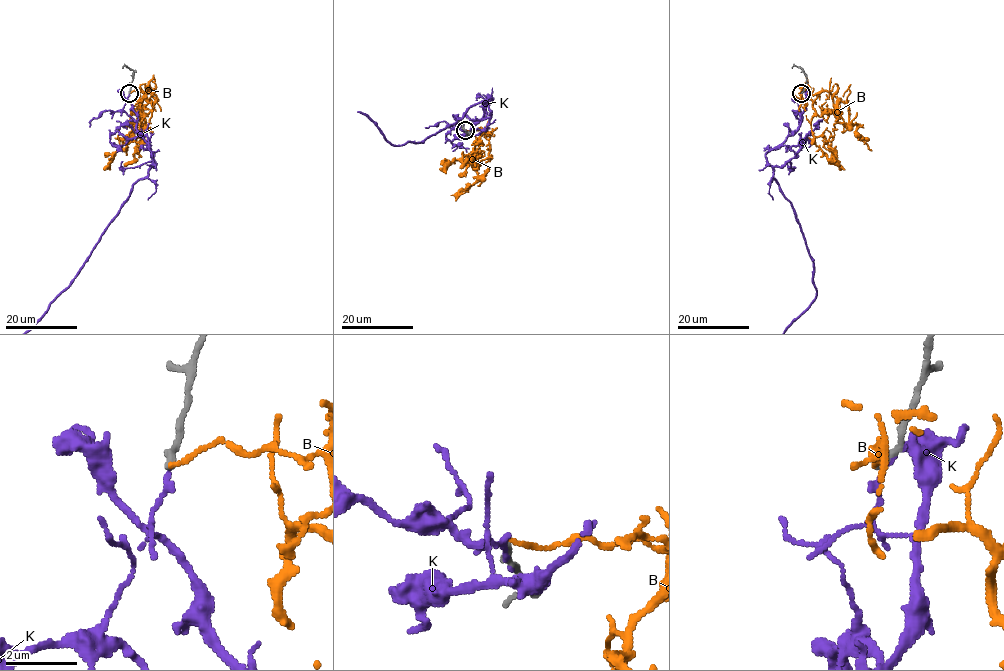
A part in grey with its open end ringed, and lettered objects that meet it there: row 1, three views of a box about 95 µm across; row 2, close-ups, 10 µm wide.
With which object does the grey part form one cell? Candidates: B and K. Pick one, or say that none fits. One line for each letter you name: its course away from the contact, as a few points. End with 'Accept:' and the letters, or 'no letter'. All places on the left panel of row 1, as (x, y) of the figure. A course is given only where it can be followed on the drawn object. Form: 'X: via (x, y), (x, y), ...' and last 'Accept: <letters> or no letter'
Accept: no letter

